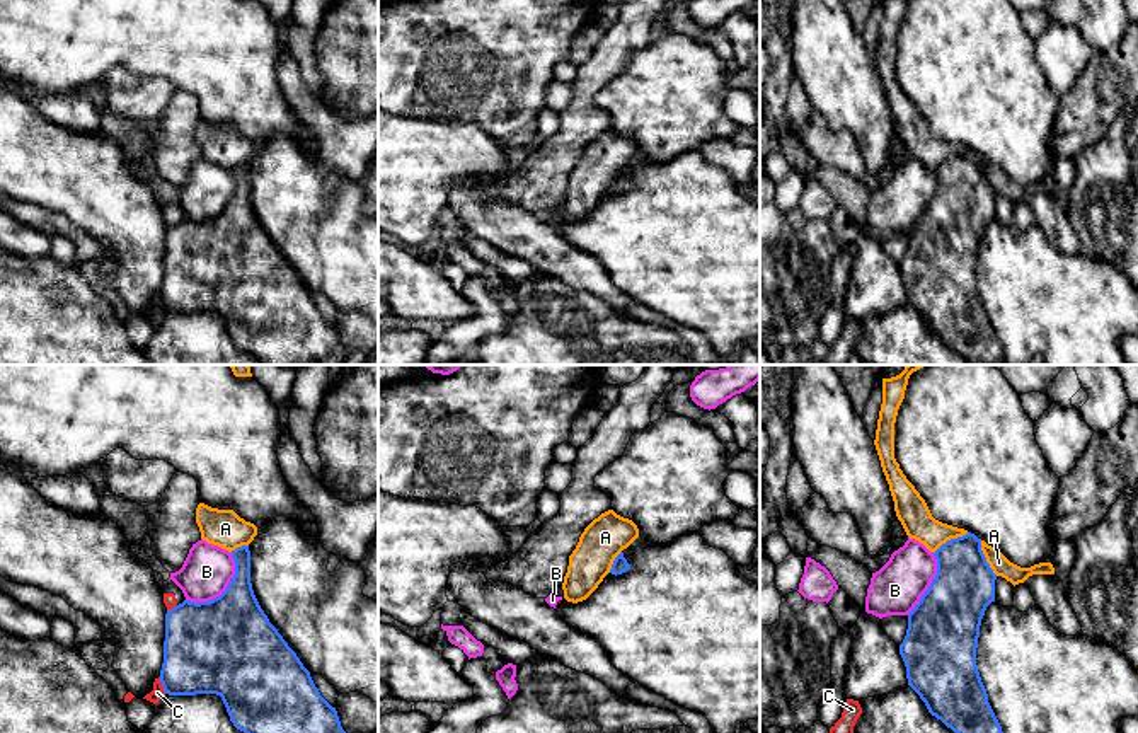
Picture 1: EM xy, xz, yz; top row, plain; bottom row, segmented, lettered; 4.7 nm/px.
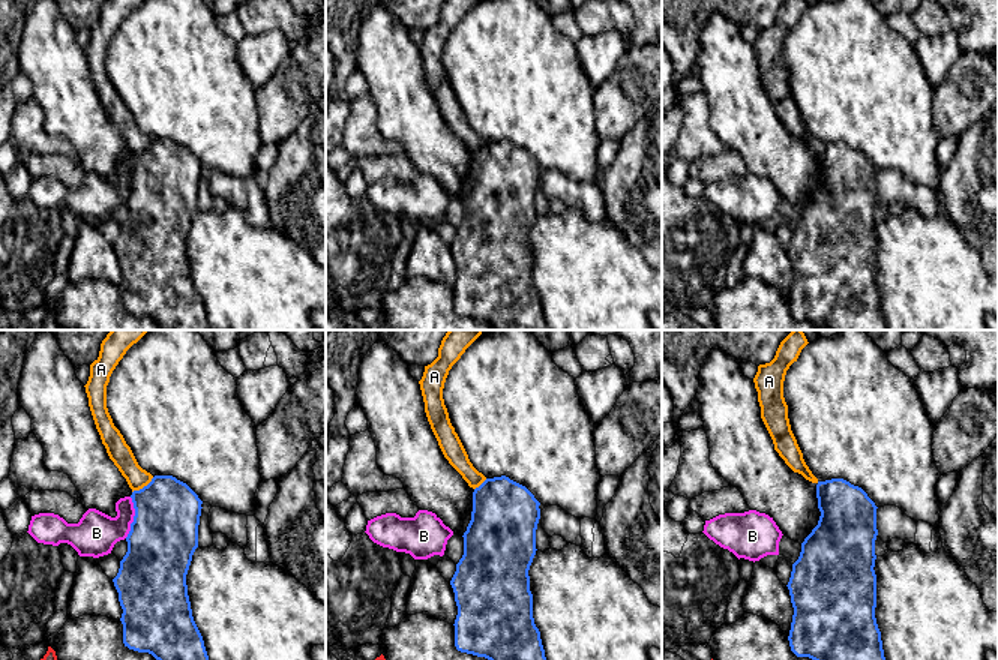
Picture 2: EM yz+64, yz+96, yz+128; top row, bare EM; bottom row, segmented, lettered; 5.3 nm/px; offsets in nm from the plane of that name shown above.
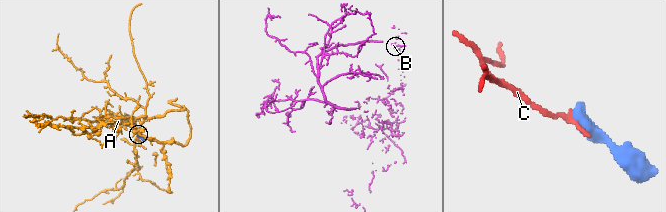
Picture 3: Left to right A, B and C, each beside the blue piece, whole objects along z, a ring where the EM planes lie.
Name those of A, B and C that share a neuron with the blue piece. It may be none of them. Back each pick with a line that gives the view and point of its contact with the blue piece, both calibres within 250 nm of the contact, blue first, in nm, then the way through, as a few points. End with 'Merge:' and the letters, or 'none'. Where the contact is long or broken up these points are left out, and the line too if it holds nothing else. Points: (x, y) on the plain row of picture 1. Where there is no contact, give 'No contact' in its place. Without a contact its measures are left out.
Merge: none

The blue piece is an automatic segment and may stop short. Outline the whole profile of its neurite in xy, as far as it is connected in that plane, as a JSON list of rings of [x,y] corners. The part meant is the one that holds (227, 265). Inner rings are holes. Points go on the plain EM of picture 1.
[[[249,164],[237,165],[230,172],[235,179],[235,194],[220,215],[199,222],[184,218],[165,232],[164,281],[160,288],[165,312],[220,314],[233,344],[264,365],[344,365],[348,351],[341,344],[336,326],[320,314],[310,290],[269,240],[254,213]]]

